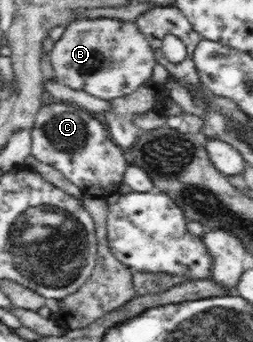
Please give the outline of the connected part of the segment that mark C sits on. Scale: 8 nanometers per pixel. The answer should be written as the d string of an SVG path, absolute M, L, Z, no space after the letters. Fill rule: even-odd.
M51 103L41 108L30 130L30 139L31 156L37 162L55 168L79 188L99 188L84 190L87 195L109 196L118 192L117 186L124 183L125 174L131 165L127 149L111 140L109 128L103 124L103 120L77 103Z

